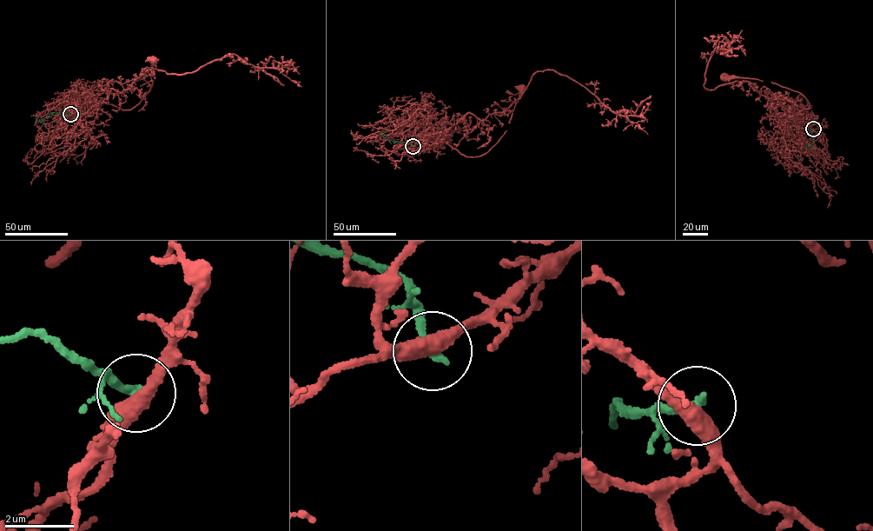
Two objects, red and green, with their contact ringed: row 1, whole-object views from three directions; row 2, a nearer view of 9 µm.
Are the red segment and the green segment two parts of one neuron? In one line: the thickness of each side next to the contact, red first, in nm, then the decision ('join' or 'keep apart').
calibres 440 and 280 nm; keep apart

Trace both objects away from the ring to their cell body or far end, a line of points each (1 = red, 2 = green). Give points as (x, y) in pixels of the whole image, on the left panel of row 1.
1: (70, 114), (75, 108), (101, 102), (112, 89), (121, 92), (129, 89), (146, 70), (158, 69), (153, 60)
2: (70, 114), (50, 113), (40, 122), (36, 121), (40, 116)

